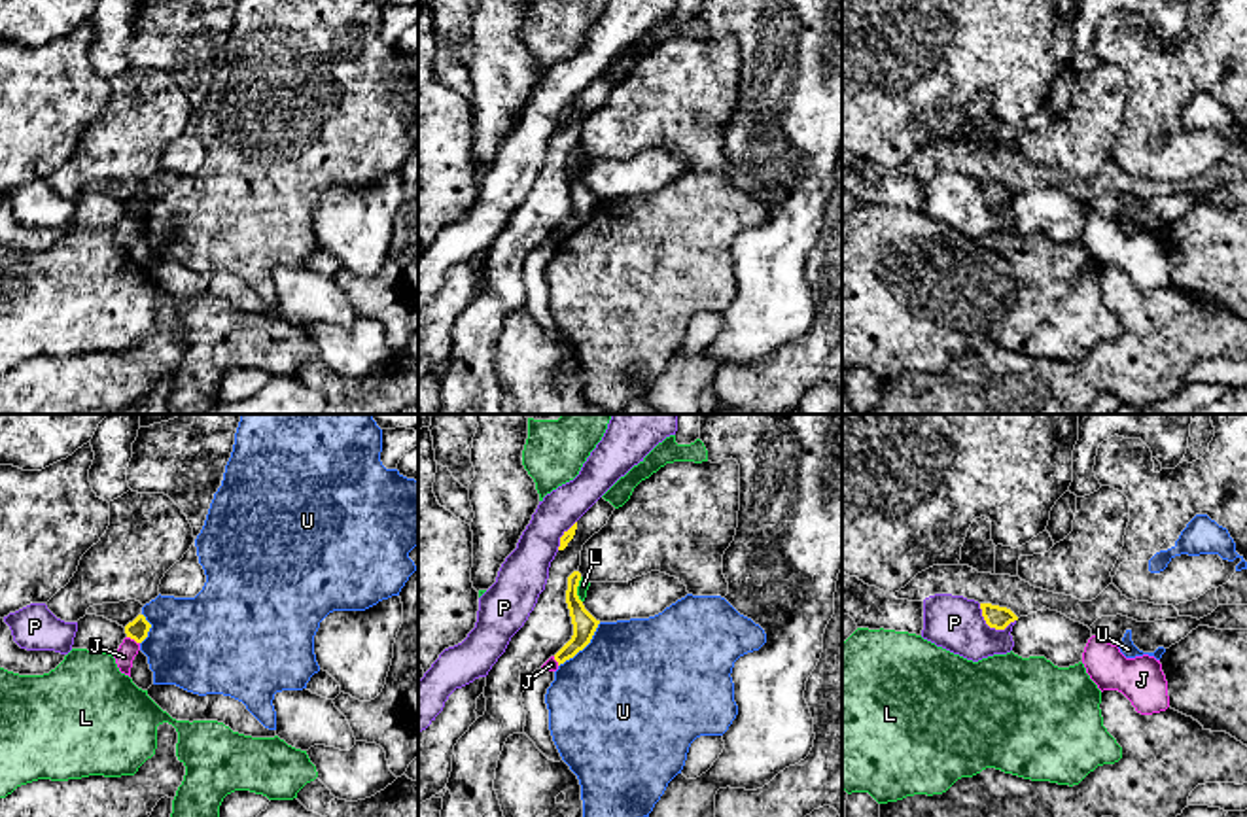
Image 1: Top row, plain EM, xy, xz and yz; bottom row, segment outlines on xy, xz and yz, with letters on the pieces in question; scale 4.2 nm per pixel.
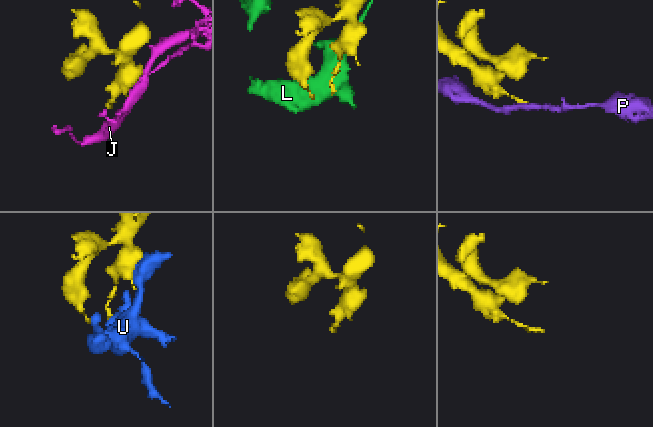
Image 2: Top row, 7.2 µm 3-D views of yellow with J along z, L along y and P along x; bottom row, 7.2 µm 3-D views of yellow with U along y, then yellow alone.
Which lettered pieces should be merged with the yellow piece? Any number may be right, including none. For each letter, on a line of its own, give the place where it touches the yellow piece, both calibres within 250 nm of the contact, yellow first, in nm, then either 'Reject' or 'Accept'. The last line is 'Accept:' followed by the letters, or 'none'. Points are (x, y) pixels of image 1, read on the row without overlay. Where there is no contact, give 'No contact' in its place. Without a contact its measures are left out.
J: Touches yellow at xy (133, 214). Thickness 90 nm (yellow) against 80 nm. Reject
L: Touches yellow at xz (576, 167). Thickness 100 nm (yellow) against 50 nm. Reject
P: Touches yellow at yz (992, 203). Thickness 100 nm (yellow) against 240 nm. Reject
U: Touches yellow at xz (583, 224). Thickness 100 nm (yellow) against 500 nm. Reject
Accept: none

